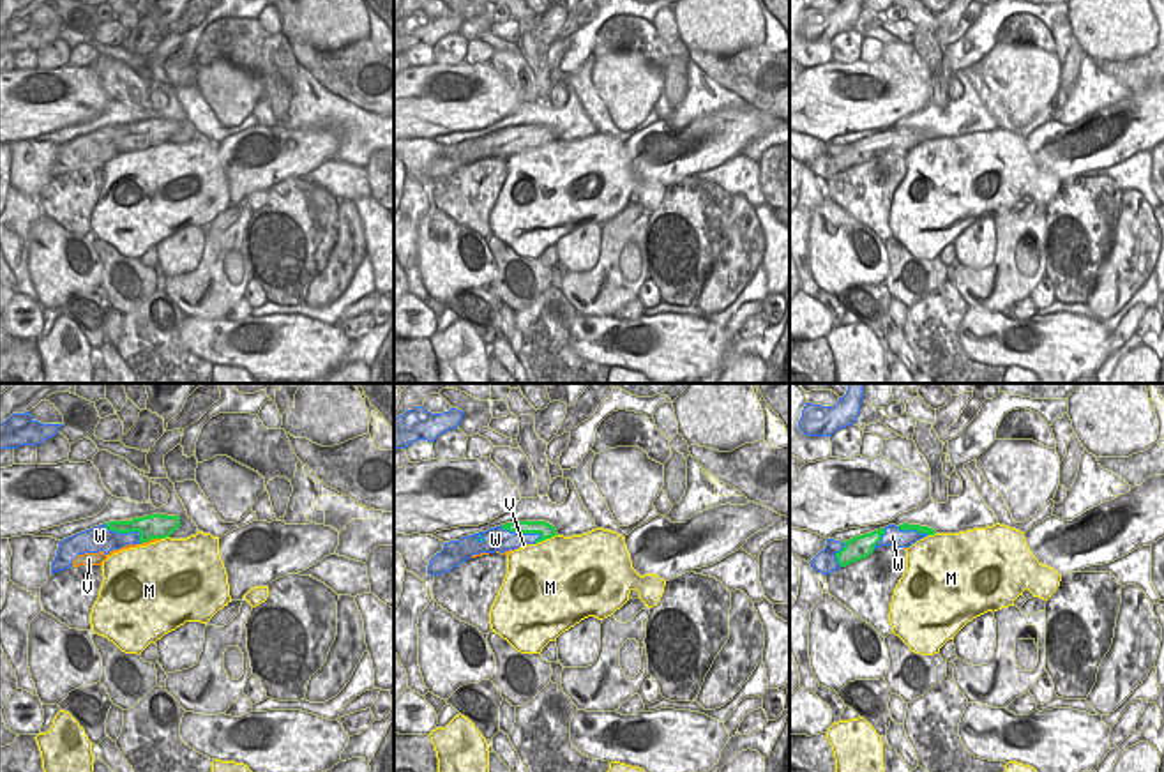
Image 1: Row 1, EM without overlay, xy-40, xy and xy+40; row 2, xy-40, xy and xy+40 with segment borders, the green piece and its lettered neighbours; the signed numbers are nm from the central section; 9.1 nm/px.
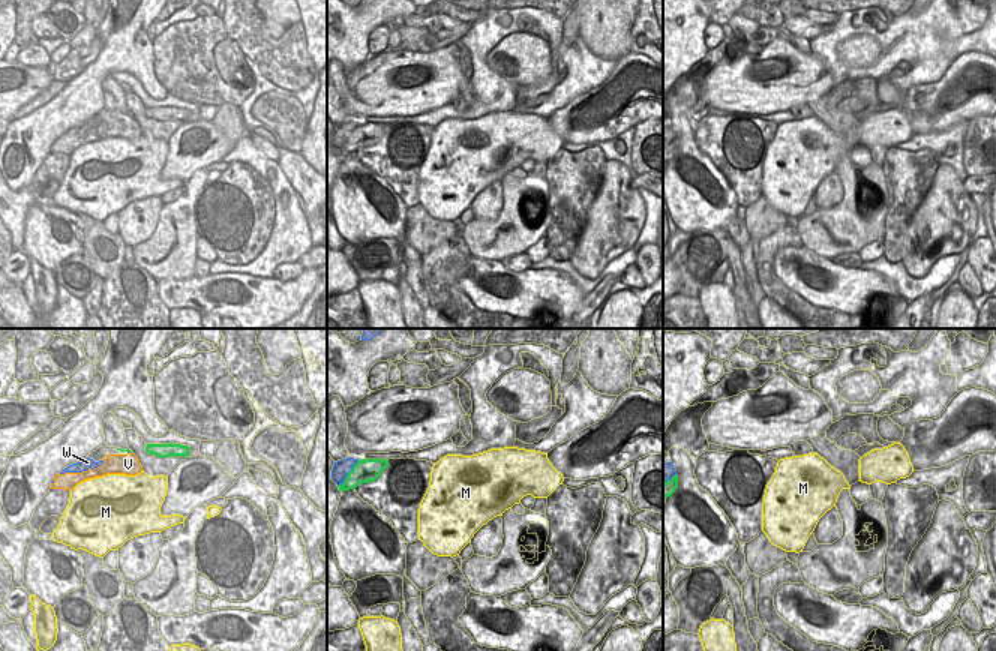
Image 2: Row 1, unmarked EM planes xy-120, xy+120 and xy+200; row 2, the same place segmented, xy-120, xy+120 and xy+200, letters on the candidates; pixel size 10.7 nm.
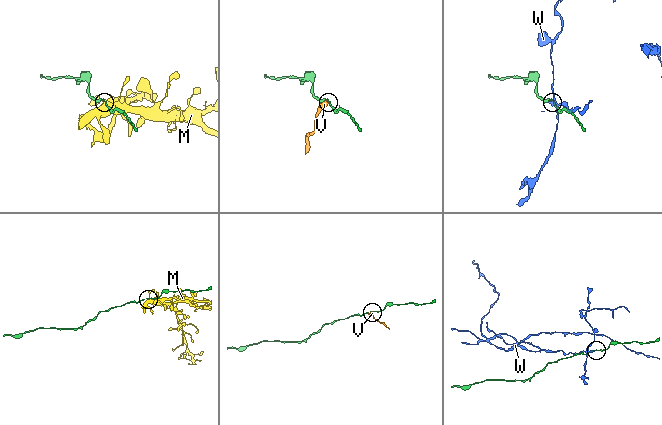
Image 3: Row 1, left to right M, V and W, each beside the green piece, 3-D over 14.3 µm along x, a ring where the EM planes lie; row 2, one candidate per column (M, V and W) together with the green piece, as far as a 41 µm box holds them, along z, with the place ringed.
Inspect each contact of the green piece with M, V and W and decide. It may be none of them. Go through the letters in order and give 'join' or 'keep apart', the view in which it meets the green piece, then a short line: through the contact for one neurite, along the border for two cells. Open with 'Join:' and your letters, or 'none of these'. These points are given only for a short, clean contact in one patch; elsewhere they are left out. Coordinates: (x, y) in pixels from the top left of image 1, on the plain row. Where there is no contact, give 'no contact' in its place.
Join: none of these
M: keep apart; contact in xy; line xy (557, 138), (536, 149)
V: keep apart; contact in xy-40; line xy-40 (159, 142), (140, 149)
W: keep apart; contact in xy

